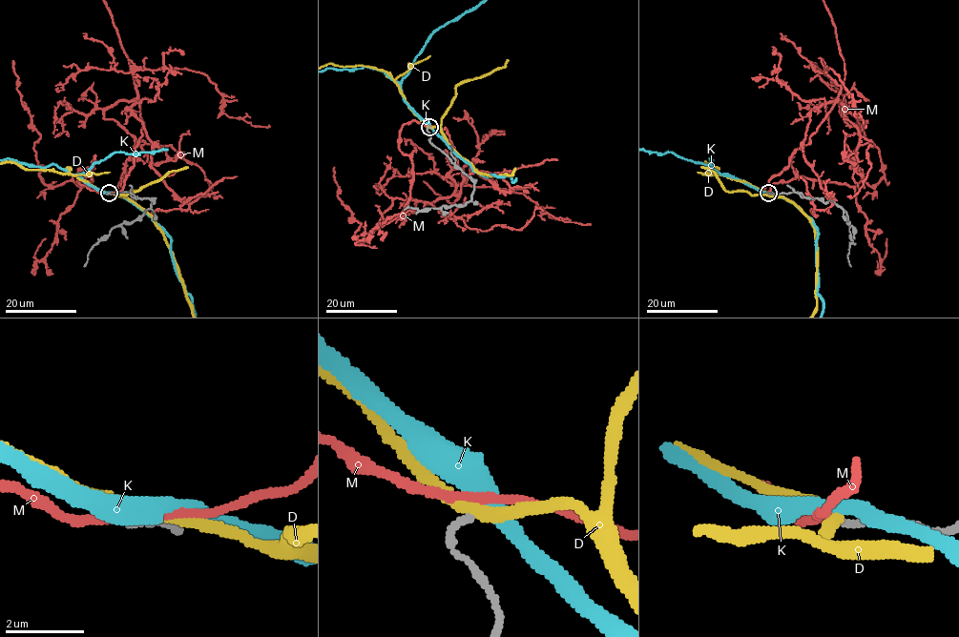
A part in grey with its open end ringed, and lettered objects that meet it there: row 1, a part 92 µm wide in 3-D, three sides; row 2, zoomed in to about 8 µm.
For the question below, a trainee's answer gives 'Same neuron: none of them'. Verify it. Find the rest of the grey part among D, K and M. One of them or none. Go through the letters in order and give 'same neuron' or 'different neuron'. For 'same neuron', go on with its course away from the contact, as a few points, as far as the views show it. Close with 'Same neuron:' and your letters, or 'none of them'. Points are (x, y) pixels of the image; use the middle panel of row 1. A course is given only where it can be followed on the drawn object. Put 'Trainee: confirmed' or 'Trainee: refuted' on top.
Trainee: refuted
D: different neuron
K: different neuron
M: same neuron; course (429, 127), (454, 147), (464, 178), (455, 195), (450, 172), (472, 160), (508, 192), (501, 174), (557, 160)
Same neuron: M

